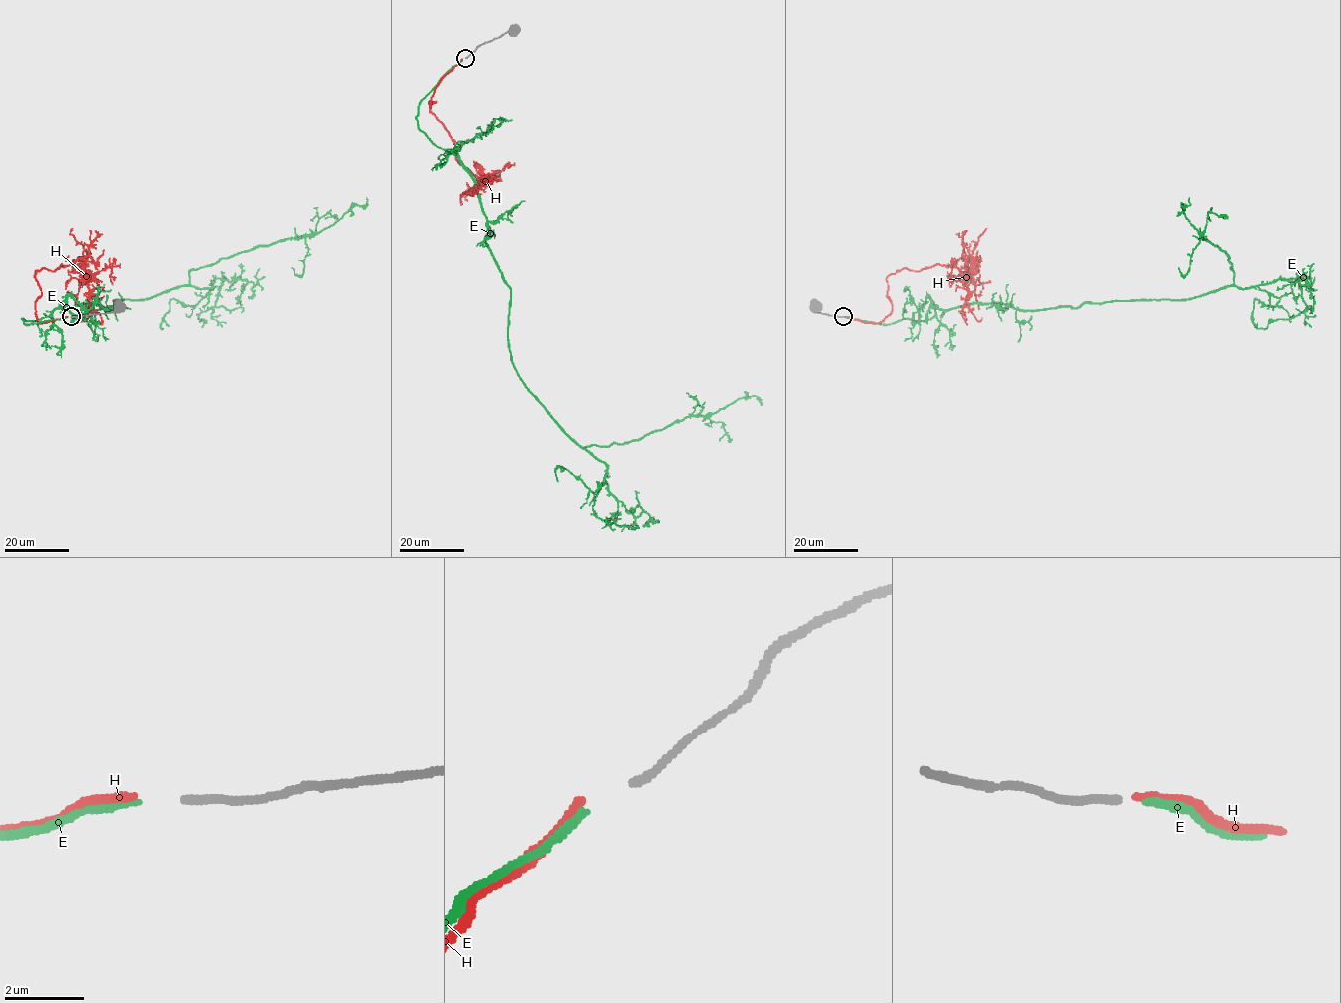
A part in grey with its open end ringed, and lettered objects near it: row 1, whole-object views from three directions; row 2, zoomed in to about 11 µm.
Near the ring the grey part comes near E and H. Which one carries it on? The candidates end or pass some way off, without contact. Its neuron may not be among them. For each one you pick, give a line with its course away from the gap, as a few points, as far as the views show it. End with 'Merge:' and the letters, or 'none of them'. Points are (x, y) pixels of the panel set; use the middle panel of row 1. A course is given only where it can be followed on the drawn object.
E: course (462, 60), (417, 124), (476, 185), (510, 289), (510, 359), (550, 417), (584, 448), (761, 403)
Merge: E

